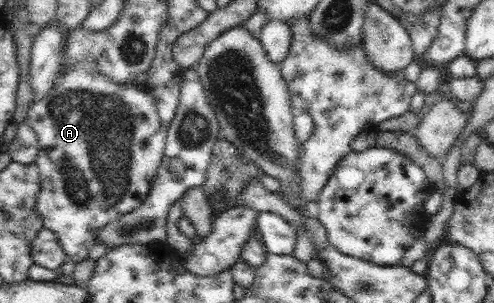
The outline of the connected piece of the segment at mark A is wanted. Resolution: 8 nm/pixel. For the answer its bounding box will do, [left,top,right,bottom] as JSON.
[25,59,168,264]

